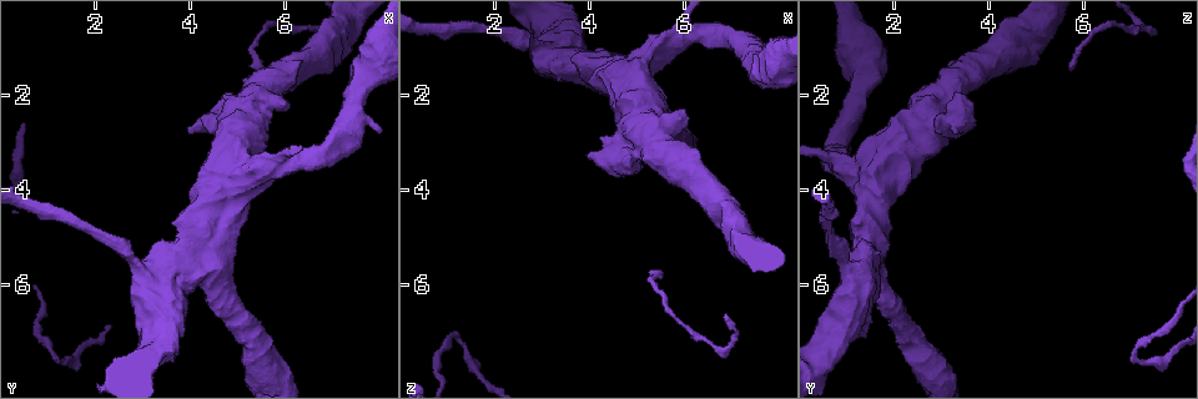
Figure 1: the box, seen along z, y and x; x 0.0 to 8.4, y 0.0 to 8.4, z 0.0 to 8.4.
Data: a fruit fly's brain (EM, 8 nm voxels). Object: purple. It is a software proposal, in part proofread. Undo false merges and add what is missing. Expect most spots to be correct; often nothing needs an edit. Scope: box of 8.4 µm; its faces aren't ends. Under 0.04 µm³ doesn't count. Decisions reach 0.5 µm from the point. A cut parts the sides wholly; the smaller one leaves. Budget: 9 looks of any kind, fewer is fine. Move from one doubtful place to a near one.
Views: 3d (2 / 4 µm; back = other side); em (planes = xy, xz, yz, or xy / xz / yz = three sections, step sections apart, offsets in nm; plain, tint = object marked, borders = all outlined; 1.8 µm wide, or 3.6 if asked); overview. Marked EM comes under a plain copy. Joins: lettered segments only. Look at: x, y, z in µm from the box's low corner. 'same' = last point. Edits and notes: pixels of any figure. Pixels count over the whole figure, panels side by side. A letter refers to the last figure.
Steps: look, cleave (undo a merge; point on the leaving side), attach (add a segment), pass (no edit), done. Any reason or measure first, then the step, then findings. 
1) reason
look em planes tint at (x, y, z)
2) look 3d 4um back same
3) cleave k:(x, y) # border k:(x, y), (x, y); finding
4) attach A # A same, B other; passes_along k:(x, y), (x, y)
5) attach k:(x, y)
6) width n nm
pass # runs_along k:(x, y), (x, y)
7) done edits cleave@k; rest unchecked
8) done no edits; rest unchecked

thick end
look em 3.6um planes tint at (6.10, 2.10, 2.60)

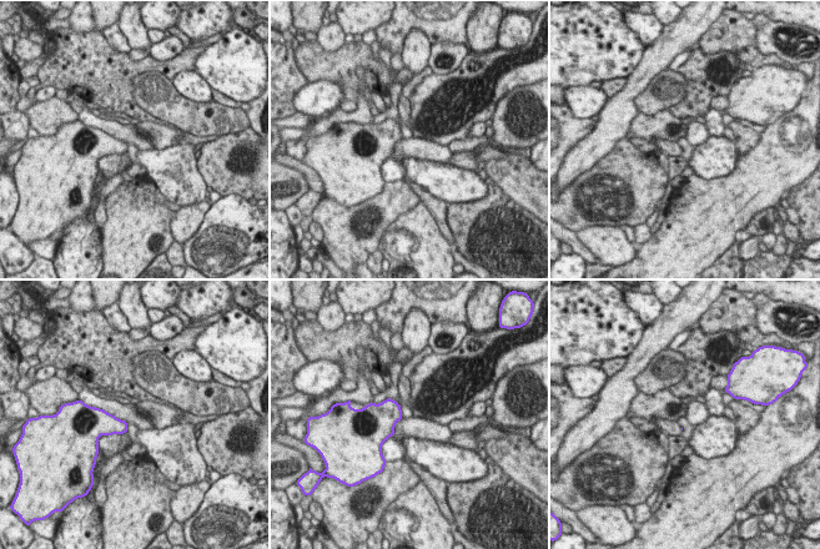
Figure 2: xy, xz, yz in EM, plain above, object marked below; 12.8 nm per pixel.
look em 3.6um planes borders same

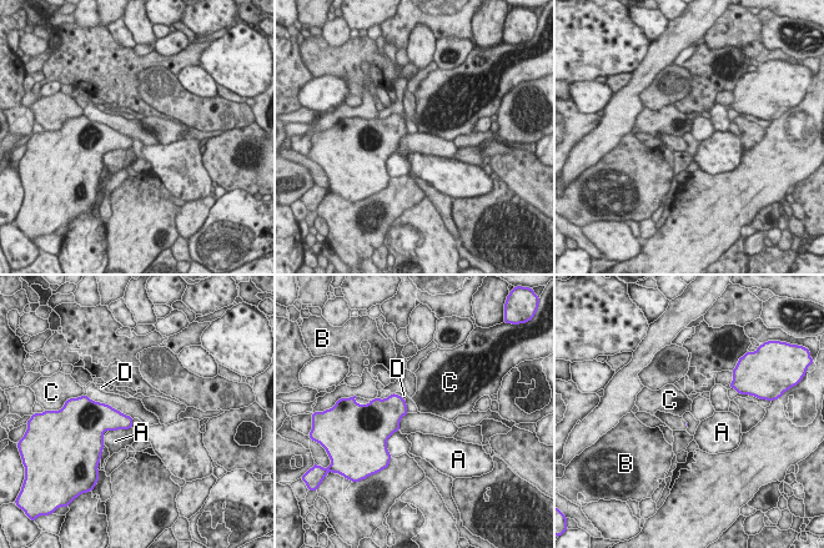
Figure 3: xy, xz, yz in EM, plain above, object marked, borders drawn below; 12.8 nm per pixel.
pass # A other, B other, C other, D other; border 3:(131, 427), (109, 431); no lettered segment goes on from it

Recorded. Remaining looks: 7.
an open end
look em 3.6um planes borders at (7.10, 1.35, 5.00)

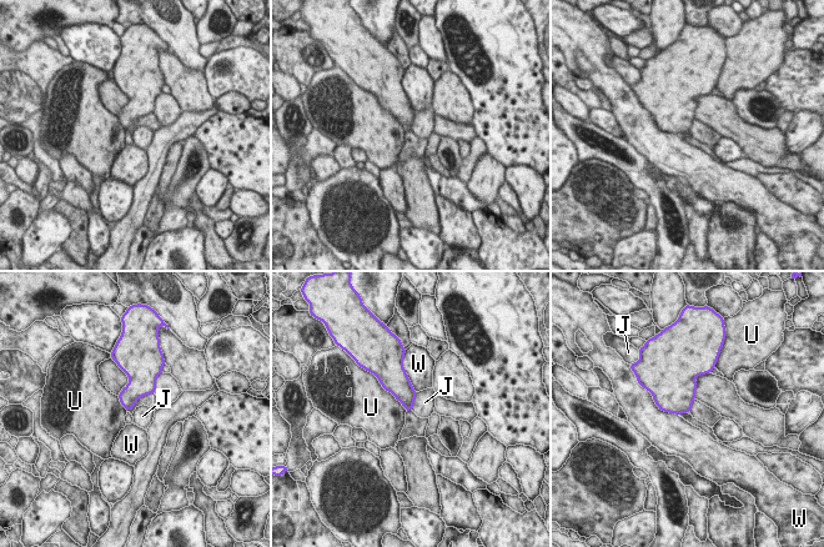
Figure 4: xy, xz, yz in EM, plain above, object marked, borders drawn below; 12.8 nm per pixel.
pass # J other, U other, W other; border 4:(417, 392), (411, 410); none of them fits

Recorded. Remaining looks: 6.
sharp bend
look em planes borders at (6.15, 3.40, 0.70)

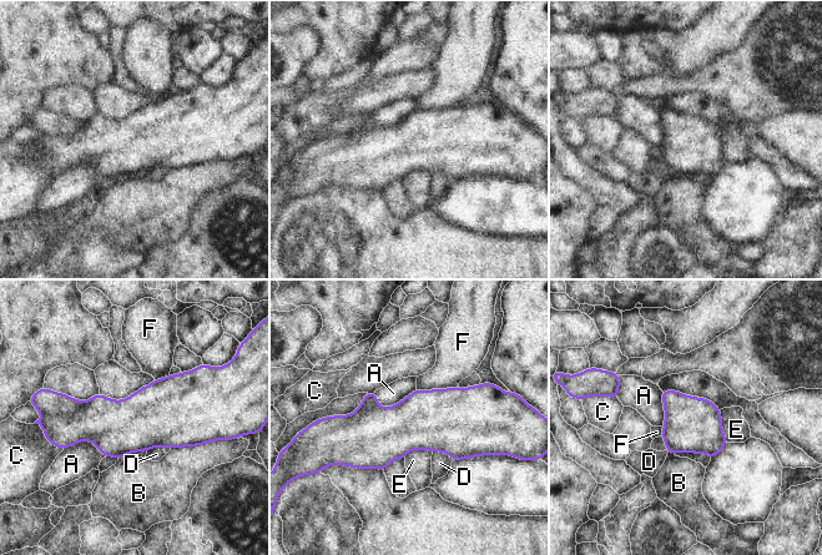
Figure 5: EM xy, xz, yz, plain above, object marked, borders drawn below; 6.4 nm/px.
pass # A other, B other, C other, D other, E other, F other; border 5:(415, 388), (388, 407), (377, 404); all the same neuron

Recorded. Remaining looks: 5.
look em 3.6um xy step 4 borders at (4.30, 5.00, 1.45)

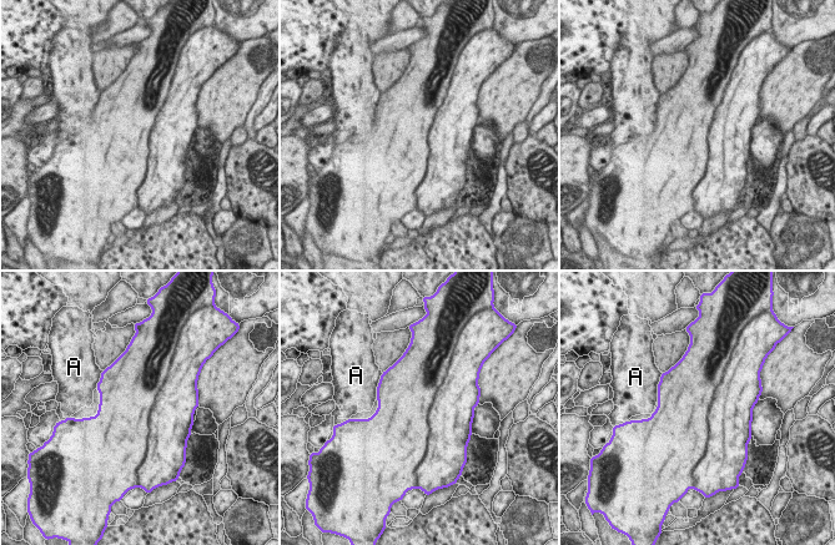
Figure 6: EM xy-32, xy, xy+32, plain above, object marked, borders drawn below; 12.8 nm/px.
look em 3.6um planes borders same

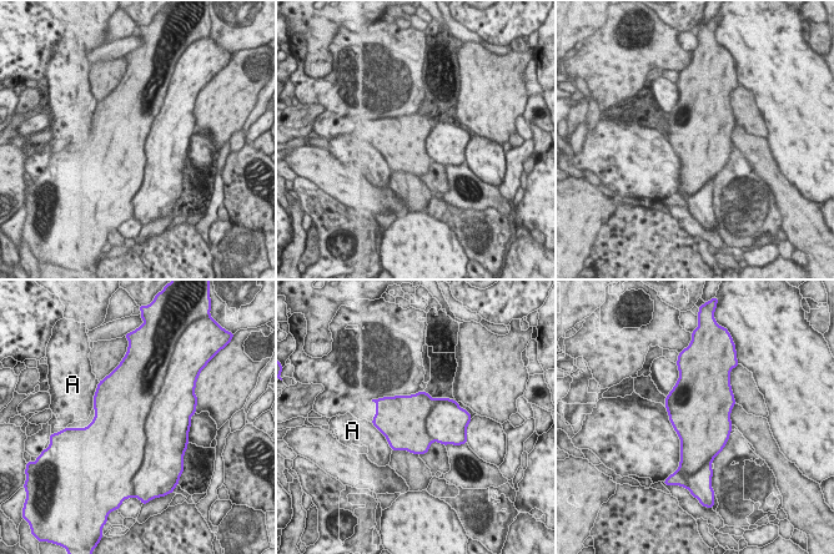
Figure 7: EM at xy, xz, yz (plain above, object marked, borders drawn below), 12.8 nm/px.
pass # A other; border 7:(373, 424), (392, 449); one neuron here

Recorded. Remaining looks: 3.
done no edits; rest unchecked

